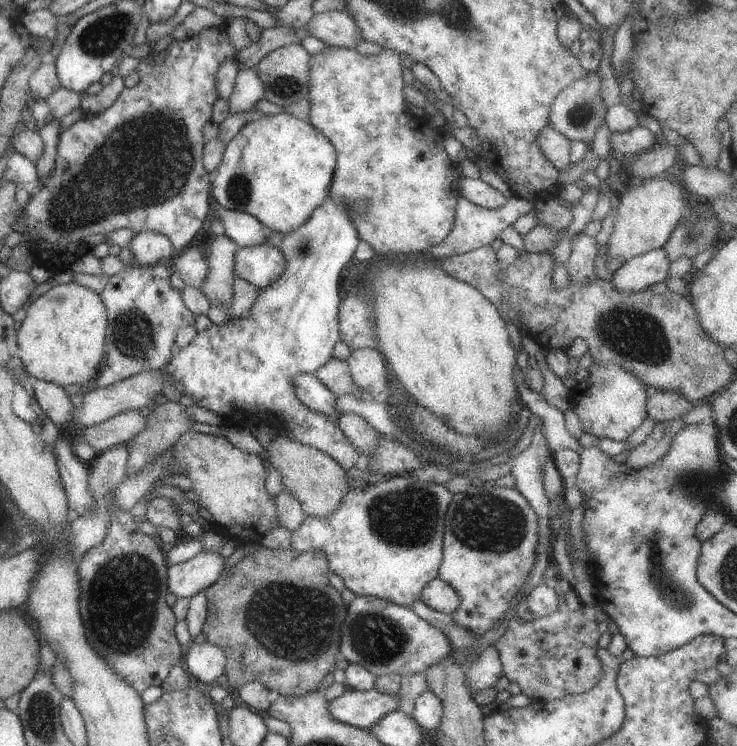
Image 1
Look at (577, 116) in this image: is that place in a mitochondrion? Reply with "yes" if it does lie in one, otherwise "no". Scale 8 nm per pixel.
yes

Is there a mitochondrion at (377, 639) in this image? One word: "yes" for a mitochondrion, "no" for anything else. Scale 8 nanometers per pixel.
yes

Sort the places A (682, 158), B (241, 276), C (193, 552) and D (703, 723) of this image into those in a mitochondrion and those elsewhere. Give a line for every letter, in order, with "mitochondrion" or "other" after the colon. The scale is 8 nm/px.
A: other
B: other
C: other
D: other

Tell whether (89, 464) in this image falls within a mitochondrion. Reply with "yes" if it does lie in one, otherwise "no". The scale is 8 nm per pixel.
no

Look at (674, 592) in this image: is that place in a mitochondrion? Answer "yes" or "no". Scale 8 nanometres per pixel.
yes

